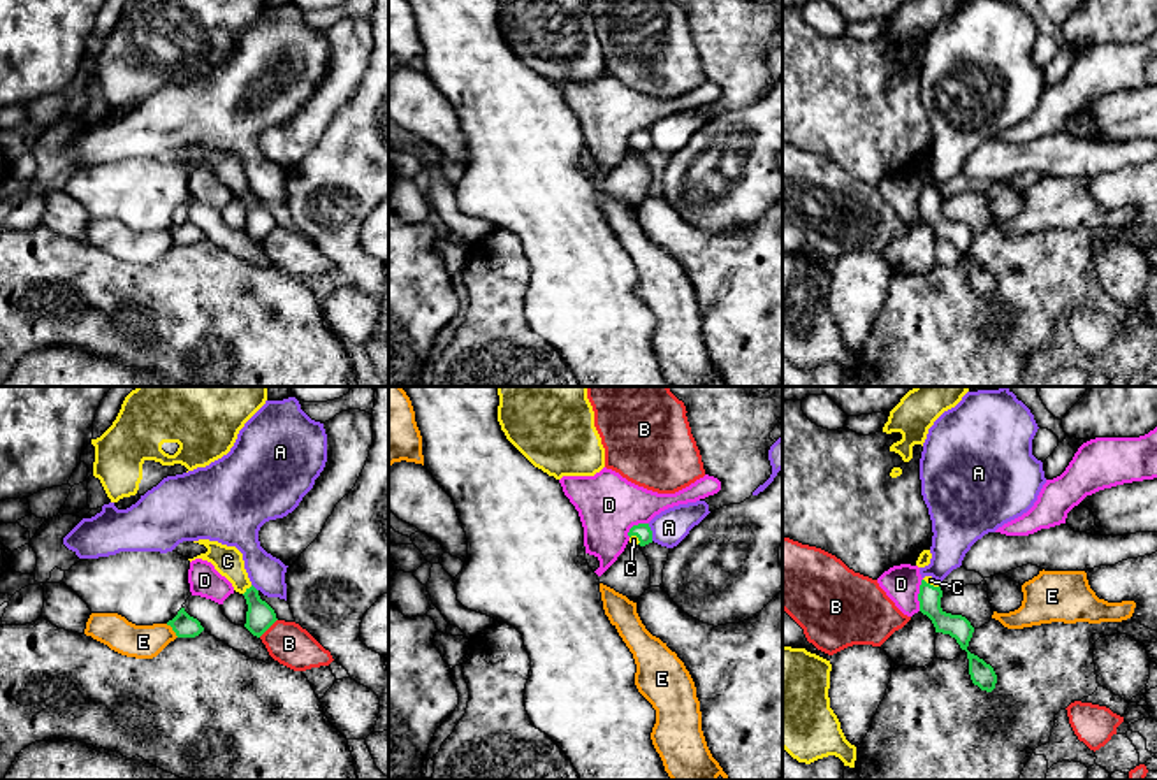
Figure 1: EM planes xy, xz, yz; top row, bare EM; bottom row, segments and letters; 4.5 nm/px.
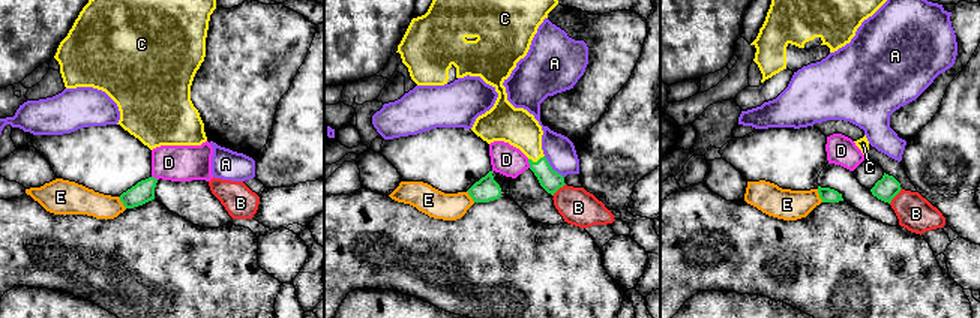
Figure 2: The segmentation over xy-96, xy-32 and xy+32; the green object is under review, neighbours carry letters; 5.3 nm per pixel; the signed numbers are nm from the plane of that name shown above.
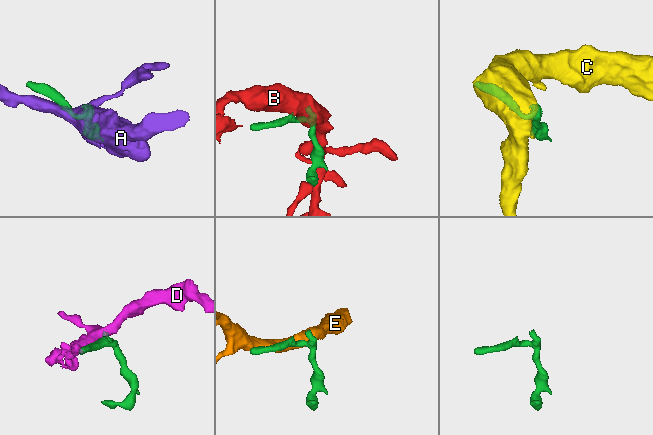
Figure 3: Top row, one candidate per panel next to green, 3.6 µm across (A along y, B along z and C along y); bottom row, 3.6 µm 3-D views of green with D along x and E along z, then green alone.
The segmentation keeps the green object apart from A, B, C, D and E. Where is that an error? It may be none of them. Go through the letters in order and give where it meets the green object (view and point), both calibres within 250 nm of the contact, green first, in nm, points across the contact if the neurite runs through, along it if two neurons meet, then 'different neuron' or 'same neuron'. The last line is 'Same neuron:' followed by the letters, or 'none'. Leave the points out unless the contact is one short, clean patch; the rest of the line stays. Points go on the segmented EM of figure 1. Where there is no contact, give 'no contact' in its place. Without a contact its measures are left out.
A: contact xz (651, 533); calibres 80 and 160 nm; border xz (647, 524), (653, 540); different neuron
B: contact xy (268, 628); calibres 130 and 190 nm; different neuron
C: contact xy (247, 591); calibres 130 and 140 nm; way xy (259, 617), (259, 610), (247, 591), (227, 561); same neuron
D: contact yz (918, 594); calibres 110 and 160 nm; different neuron
E: contact xy (173, 629); calibres 110 and 160 nm; different neuron
Same neuron: C

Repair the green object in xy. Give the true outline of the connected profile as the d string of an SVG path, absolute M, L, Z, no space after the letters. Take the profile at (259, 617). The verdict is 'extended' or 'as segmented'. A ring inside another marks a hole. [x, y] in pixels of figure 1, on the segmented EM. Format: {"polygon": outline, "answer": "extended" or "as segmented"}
{"polygon": "M199 539L193 543L204 545L207 552L188 560L202 559L211 562L232 583L234 590L244 596L248 604L244 627L260 638L278 618L274 610L260 599L258 590L251 585L244 569L243 553L236 546L218 541Z", "answer": "extended"}

